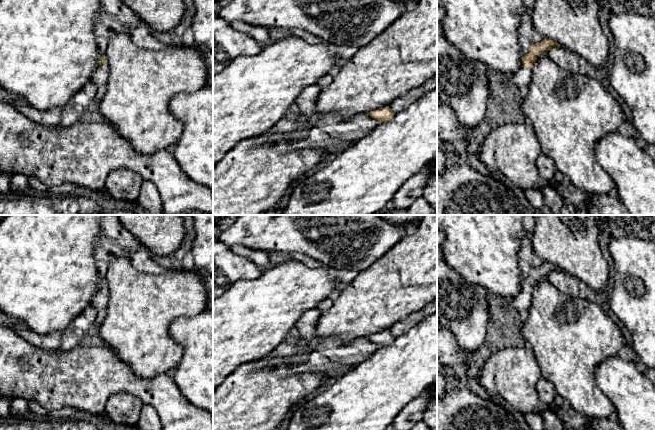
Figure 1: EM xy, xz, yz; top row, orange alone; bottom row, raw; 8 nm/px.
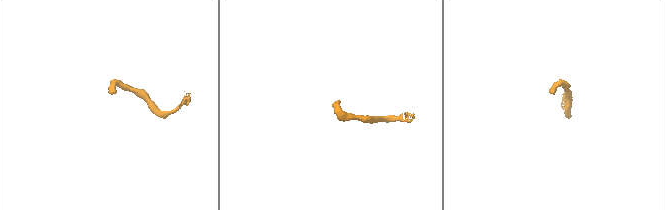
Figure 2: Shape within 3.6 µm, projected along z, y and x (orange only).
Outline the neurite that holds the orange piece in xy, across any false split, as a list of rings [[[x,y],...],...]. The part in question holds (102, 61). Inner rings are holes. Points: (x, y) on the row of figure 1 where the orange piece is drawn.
[[[102,56],[99,59],[99,67],[94,71],[91,81],[93,81],[99,87],[106,86],[109,77],[109,66],[107,65],[107,61]]]

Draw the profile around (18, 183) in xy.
[[[15,174],[11,176],[9,190],[14,194],[32,192],[32,188],[28,182],[28,177],[22,174]]]

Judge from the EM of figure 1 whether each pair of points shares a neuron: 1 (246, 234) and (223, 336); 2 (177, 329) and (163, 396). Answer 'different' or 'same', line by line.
1: different
2: different

